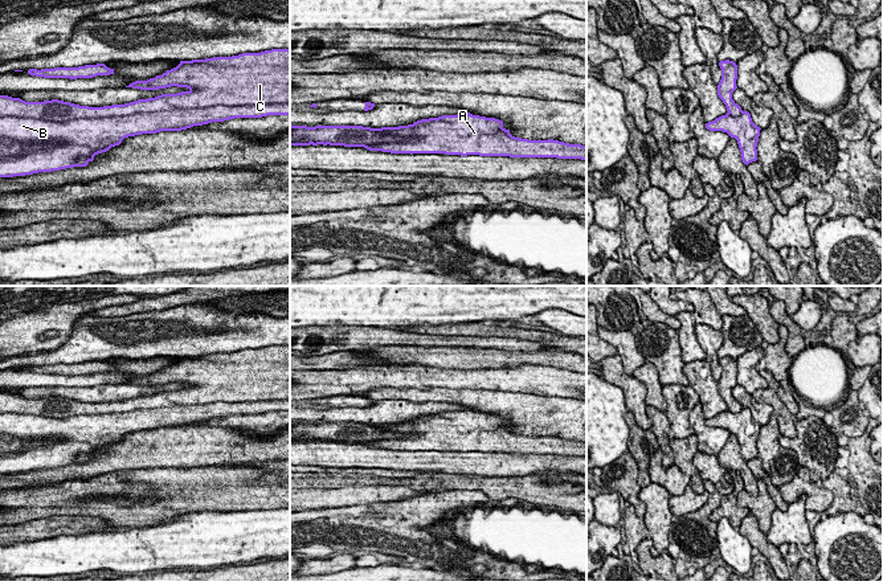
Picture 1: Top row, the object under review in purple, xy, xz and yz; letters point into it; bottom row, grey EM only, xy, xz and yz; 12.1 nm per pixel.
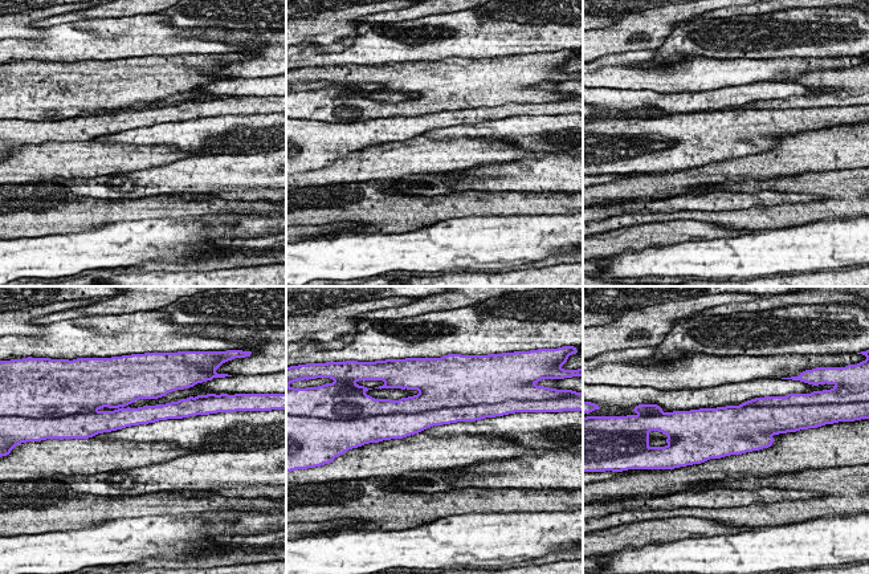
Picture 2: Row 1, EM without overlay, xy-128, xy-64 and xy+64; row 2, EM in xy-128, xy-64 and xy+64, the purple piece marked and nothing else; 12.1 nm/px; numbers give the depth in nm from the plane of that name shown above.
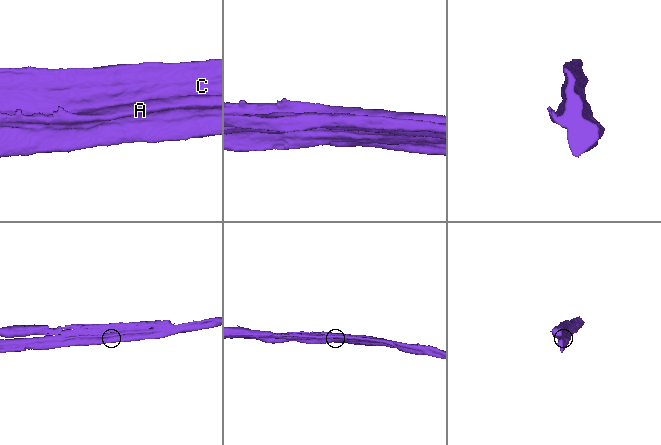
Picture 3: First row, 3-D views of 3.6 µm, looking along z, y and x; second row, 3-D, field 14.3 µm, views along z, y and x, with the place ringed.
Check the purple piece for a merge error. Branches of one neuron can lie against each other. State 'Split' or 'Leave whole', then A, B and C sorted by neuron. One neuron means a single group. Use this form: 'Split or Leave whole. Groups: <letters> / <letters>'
Split. Groups: A B / C

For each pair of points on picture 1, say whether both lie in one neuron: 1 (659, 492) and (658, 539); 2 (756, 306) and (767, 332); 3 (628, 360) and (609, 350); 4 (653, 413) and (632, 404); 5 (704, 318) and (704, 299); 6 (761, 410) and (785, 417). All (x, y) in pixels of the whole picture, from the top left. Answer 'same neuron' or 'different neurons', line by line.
1: same neuron
2: same neuron
3: different neurons
4: different neurons
5: same neuron
6: different neurons

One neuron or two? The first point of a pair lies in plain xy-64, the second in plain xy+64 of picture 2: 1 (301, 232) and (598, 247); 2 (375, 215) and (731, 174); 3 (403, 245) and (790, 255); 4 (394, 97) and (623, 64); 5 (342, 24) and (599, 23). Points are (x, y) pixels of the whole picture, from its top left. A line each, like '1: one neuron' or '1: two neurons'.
1: one neuron
2: two neurons
3: one neuron
4: two neurons
5: two neurons

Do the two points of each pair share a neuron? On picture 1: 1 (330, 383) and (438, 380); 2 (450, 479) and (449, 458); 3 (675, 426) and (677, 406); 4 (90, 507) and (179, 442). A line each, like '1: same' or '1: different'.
1: same
2: different
3: same
4: different

